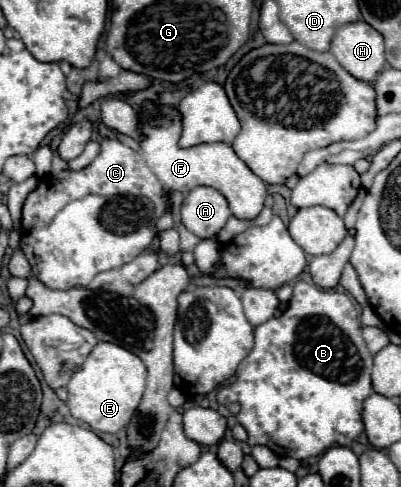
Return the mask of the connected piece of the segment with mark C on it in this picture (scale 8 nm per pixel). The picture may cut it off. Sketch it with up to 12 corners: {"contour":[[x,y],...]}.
{"contour":[[104,138],[40,178],[20,250],[52,290],[86,286],[172,210],[142,156]]}

